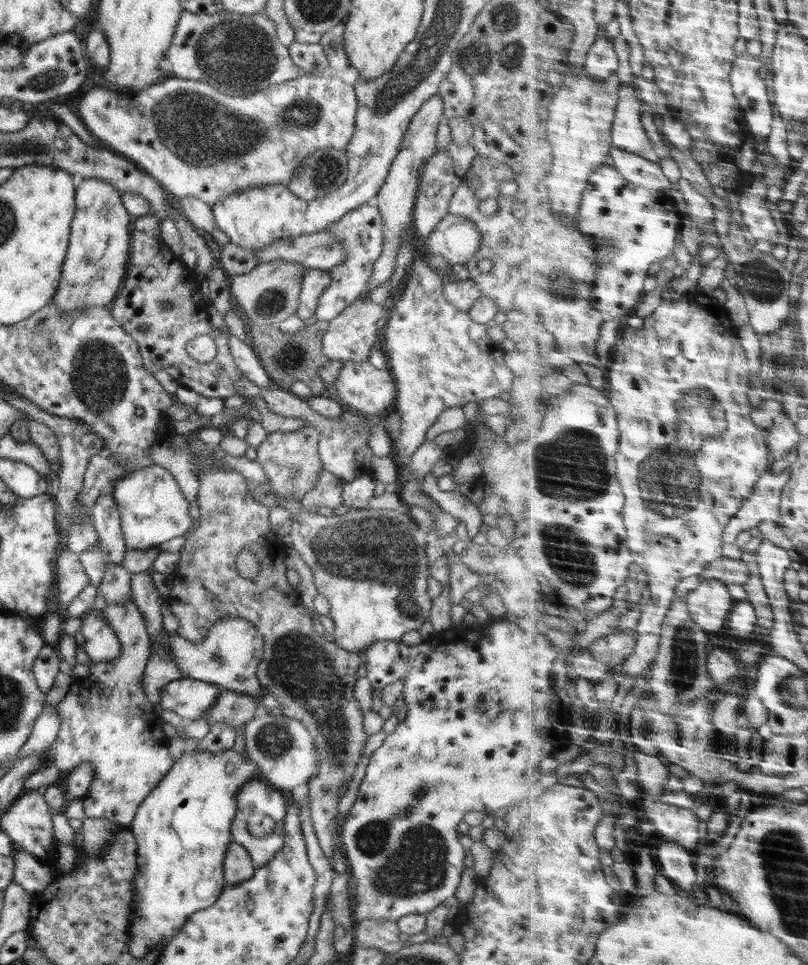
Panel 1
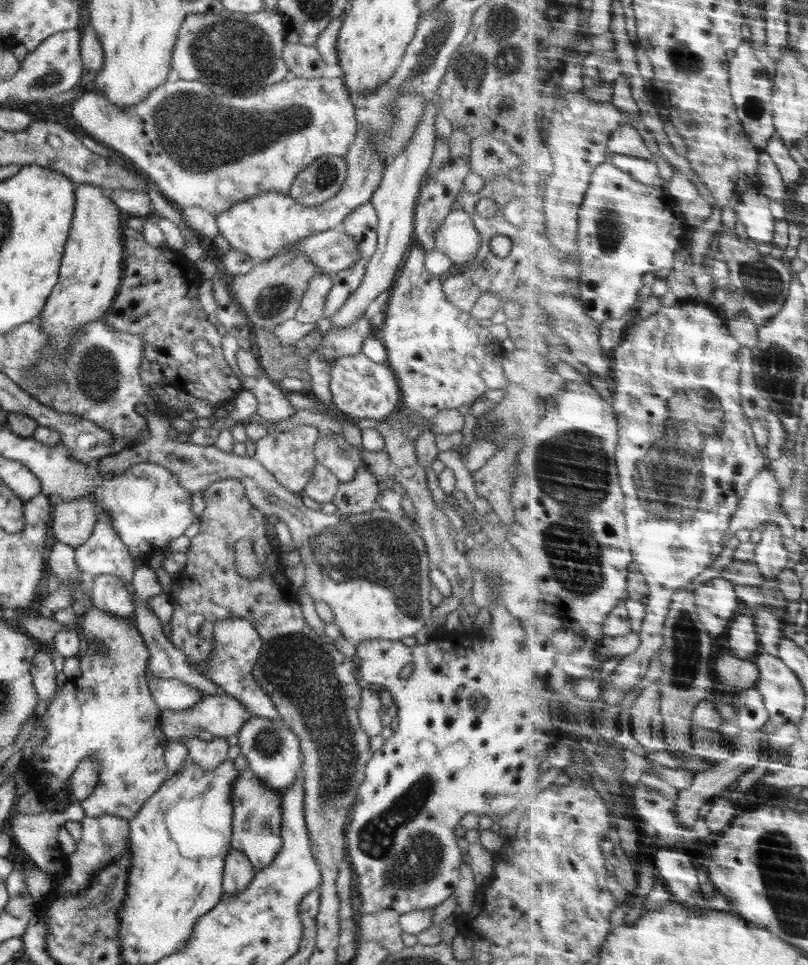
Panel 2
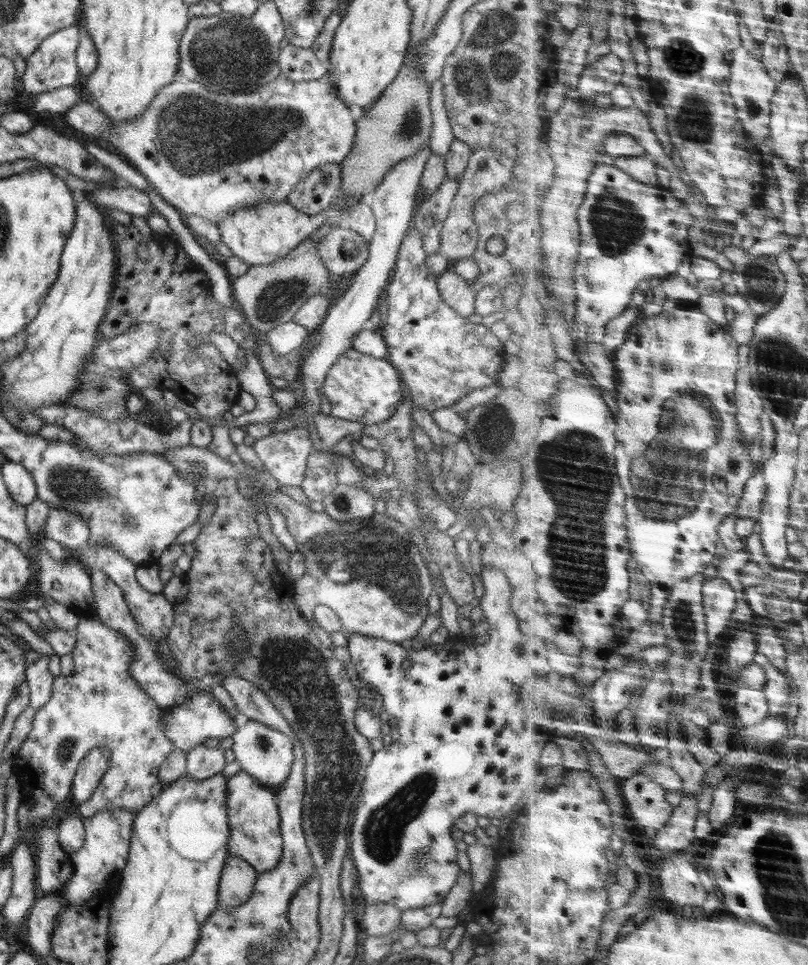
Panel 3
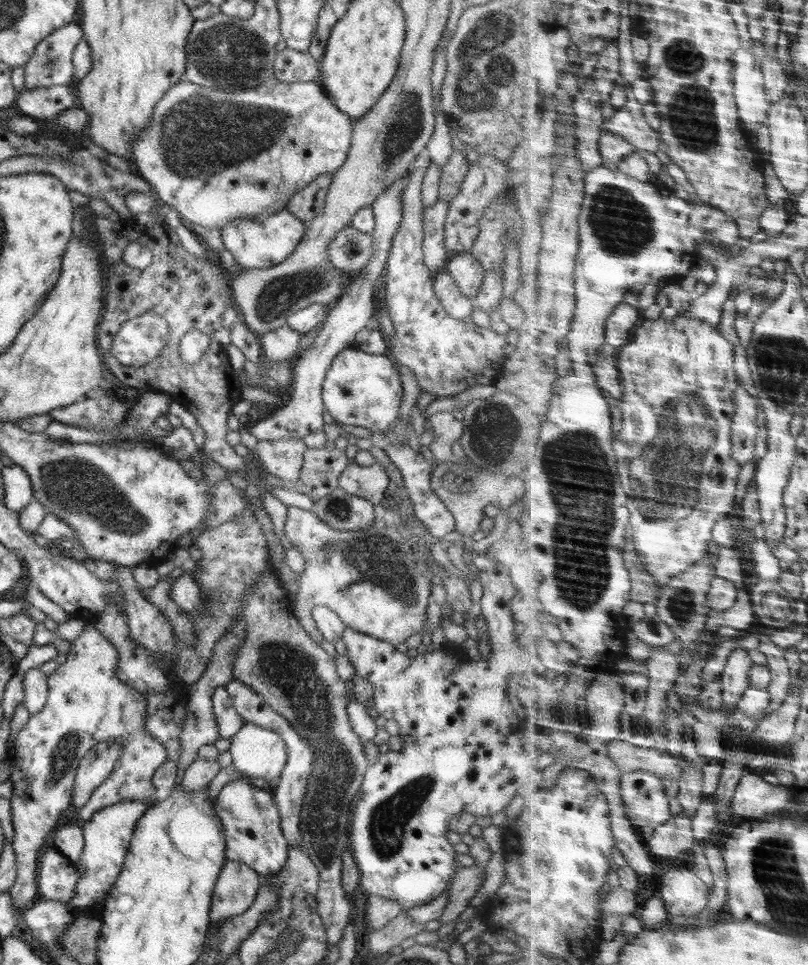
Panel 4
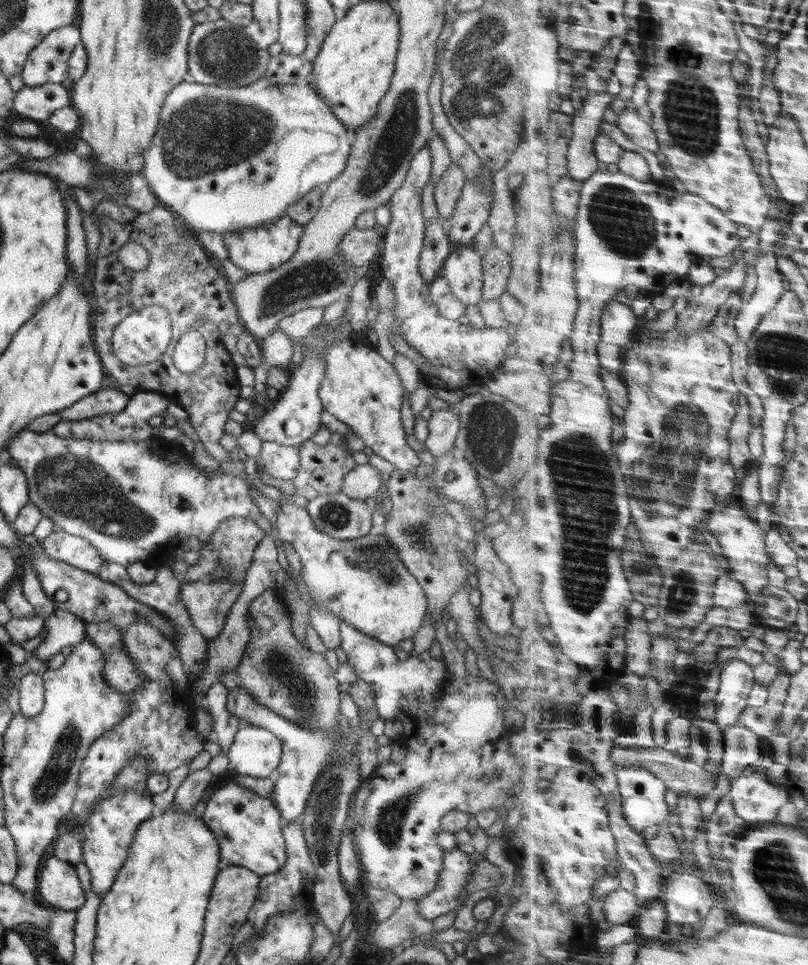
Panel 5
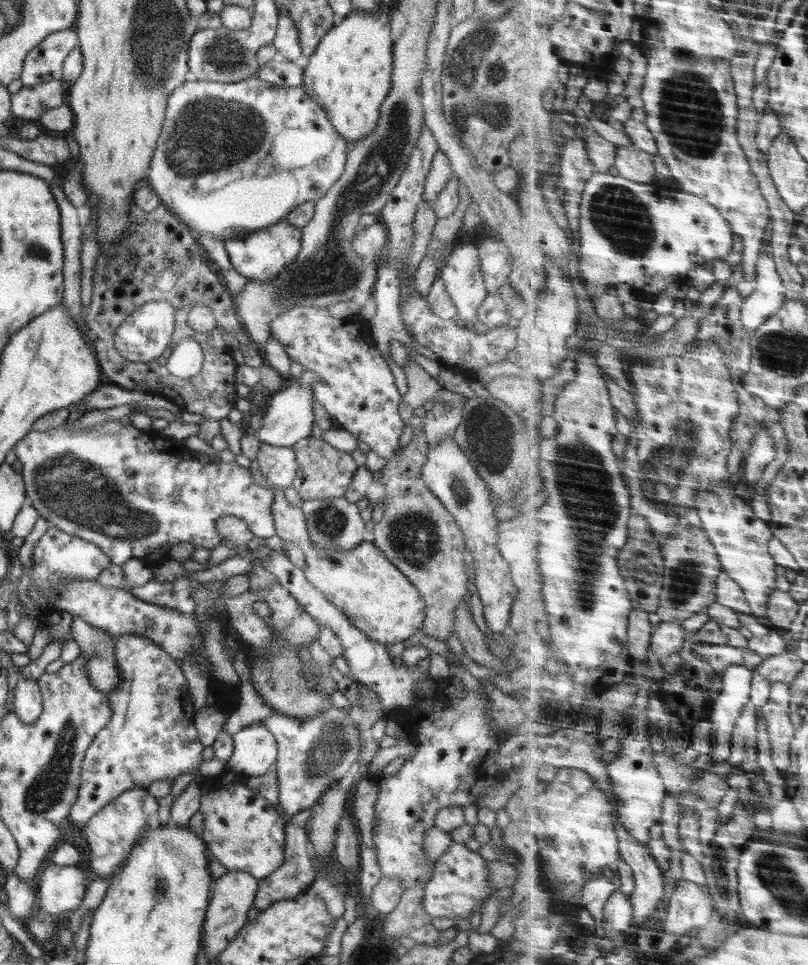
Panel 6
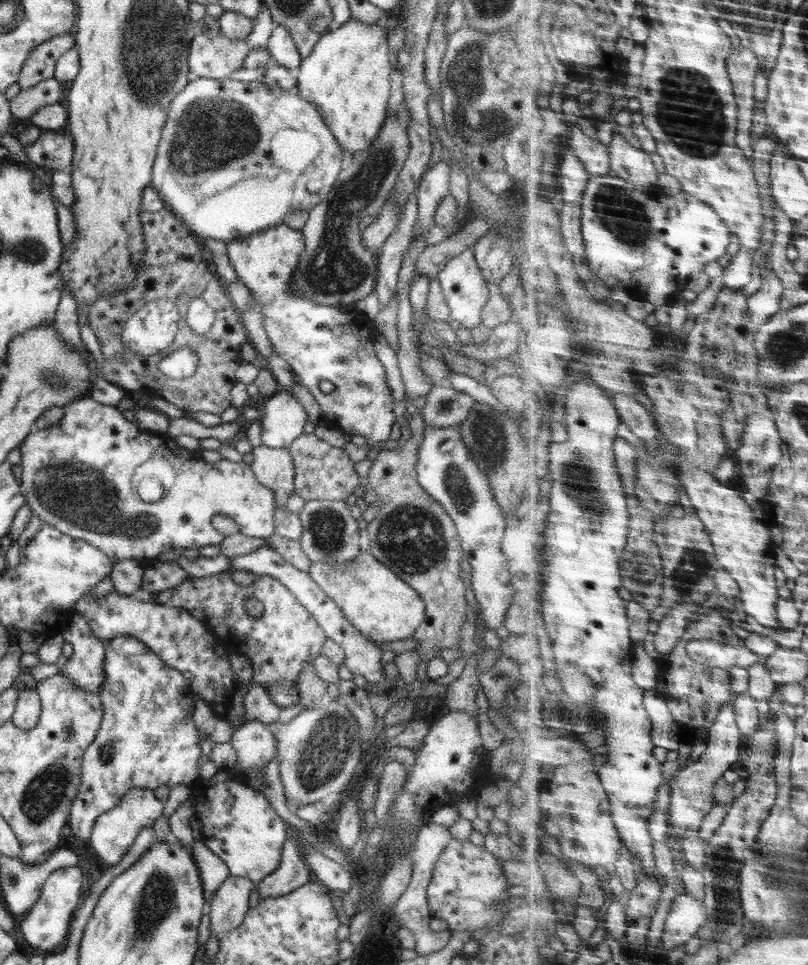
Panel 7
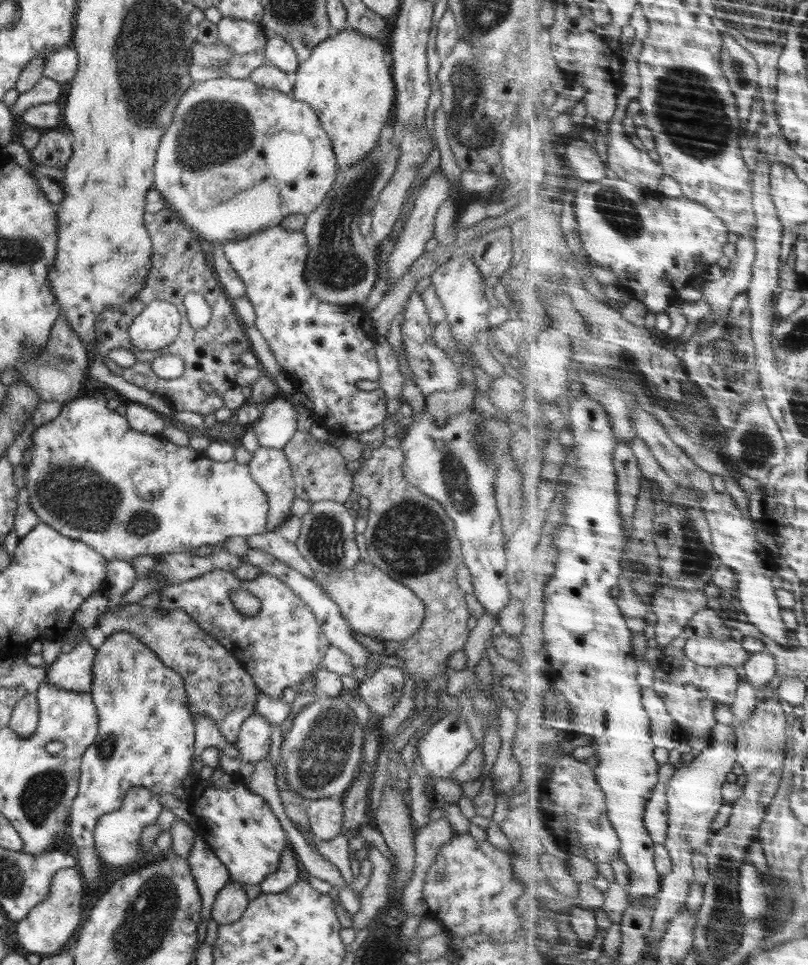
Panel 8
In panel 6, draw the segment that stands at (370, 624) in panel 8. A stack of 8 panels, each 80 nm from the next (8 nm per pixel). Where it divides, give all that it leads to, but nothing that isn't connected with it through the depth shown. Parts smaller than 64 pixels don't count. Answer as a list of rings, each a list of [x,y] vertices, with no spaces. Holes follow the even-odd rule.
[[[243,435],[240,439],[242,454],[251,461],[251,478],[256,484],[273,490],[271,514],[275,522],[275,534],[284,541],[296,543],[304,551],[303,572],[308,583],[325,594],[356,628],[380,644],[390,646],[405,641],[420,630],[425,619],[424,599],[419,590],[388,561],[373,542],[362,541],[352,550],[339,550],[335,556],[329,556],[329,552],[311,542],[302,508],[290,505],[284,497],[284,489],[263,478],[256,460],[261,444],[255,435]]]

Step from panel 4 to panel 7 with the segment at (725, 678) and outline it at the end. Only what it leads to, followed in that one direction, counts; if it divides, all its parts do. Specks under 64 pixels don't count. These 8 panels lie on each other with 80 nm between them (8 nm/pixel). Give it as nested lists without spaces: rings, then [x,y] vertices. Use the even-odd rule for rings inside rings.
[[[733,666],[730,670],[728,670],[728,672],[732,673],[732,676],[733,676],[733,689],[735,690],[735,696],[733,696],[733,701],[729,702],[728,704],[725,704],[723,706],[722,712],[720,712],[720,716],[716,719],[714,727],[712,727],[709,730],[708,742],[707,742],[708,747],[707,747],[706,752],[697,760],[696,763],[694,763],[694,764],[690,763],[689,765],[687,765],[687,766],[683,767],[682,769],[680,769],[678,771],[677,779],[675,780],[675,783],[671,784],[673,793],[672,793],[672,800],[671,800],[670,827],[671,827],[671,831],[673,832],[673,834],[675,834],[677,836],[677,838],[680,840],[680,842],[683,846],[683,852],[684,853],[685,853],[685,850],[684,850],[685,834],[687,834],[687,832],[689,832],[689,830],[693,830],[694,832],[700,832],[700,828],[702,828],[702,824],[704,824],[704,820],[706,820],[706,816],[708,816],[708,814],[710,814],[710,812],[712,812],[712,810],[714,810],[714,808],[716,808],[716,805],[719,804],[719,802],[717,801],[716,795],[715,795],[715,788],[717,788],[717,784],[719,784],[719,782],[721,780],[723,780],[724,775],[729,770],[732,770],[732,766],[734,766],[734,764],[736,764],[736,762],[742,760],[741,745],[742,745],[743,735],[742,735],[742,732],[739,728],[739,722],[737,721],[737,718],[736,718],[735,704],[736,704],[736,701],[739,699],[740,695],[743,695],[744,693],[748,692],[748,690],[750,688],[750,685],[751,685],[751,674],[749,673],[748,668],[743,667],[743,666]]]

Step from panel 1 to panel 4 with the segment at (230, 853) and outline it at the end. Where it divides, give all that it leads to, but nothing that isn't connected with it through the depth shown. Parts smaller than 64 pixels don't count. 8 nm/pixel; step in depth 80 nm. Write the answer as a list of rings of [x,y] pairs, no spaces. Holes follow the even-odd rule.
[[[226,860],[211,898],[209,925],[242,915],[252,906],[261,883],[259,874],[252,867],[241,861]]]

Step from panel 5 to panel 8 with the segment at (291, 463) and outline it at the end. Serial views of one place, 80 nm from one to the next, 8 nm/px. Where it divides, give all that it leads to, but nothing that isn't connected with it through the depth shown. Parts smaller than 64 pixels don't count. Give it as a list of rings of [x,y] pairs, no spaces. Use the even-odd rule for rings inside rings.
[[[260,447],[254,452],[252,460],[248,462],[247,466],[254,482],[268,495],[267,530],[278,532],[281,522],[291,516],[292,500],[296,498],[296,483],[294,483],[294,477],[290,465],[288,465],[288,460],[286,460],[286,455],[281,449]]]

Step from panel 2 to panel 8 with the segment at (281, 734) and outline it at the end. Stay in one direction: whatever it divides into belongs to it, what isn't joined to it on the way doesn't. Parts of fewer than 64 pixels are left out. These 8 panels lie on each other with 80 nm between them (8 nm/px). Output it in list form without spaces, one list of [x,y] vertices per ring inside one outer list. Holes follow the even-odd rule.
[[[252,714],[241,724],[238,740],[235,747],[239,750],[240,760],[256,762],[269,756],[270,750],[270,723]]]

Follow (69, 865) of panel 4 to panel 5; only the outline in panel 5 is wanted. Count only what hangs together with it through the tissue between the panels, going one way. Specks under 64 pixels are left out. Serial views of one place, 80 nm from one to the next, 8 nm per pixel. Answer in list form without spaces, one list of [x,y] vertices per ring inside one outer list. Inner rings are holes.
[[[54,855],[44,862],[37,876],[40,902],[63,911],[78,911],[85,903],[85,891],[75,865]]]

